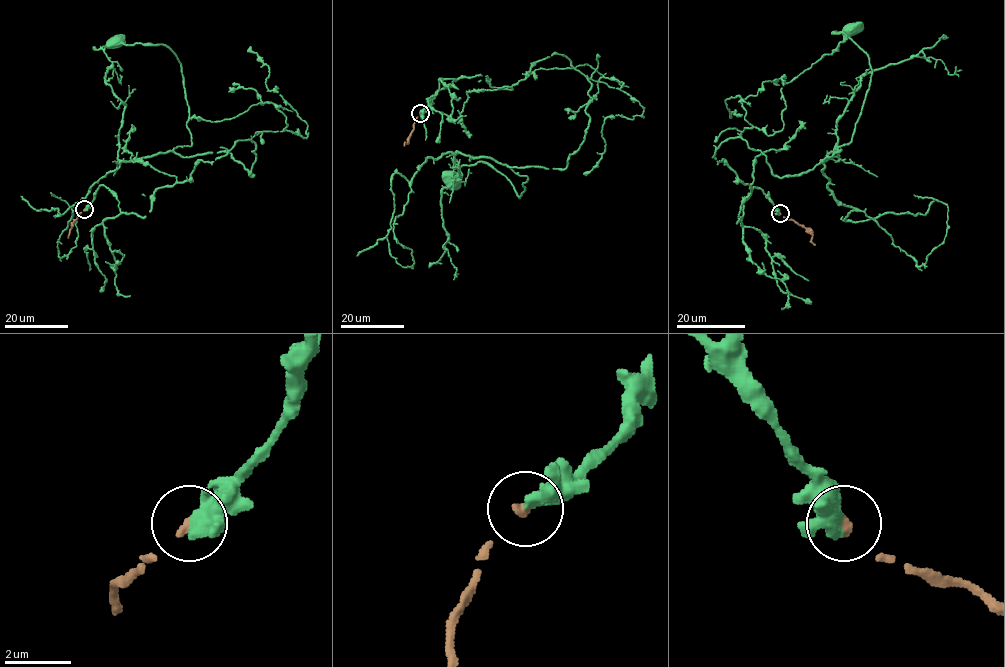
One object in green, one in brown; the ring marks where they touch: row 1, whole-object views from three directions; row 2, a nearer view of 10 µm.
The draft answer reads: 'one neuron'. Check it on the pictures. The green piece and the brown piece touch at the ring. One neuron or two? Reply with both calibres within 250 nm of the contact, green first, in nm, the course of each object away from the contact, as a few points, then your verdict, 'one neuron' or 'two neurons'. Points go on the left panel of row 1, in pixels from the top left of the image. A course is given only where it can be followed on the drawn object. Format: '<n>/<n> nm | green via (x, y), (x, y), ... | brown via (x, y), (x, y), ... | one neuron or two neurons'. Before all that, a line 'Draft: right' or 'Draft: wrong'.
Draft: right
500/240 nm | green via (85, 209), (103, 185), (144, 217), (239, 140), (253, 176), (174, 151), (192, 141), (177, 56), (115, 40) | brown via (85, 209), (77, 215), (68, 238) | one neuron

